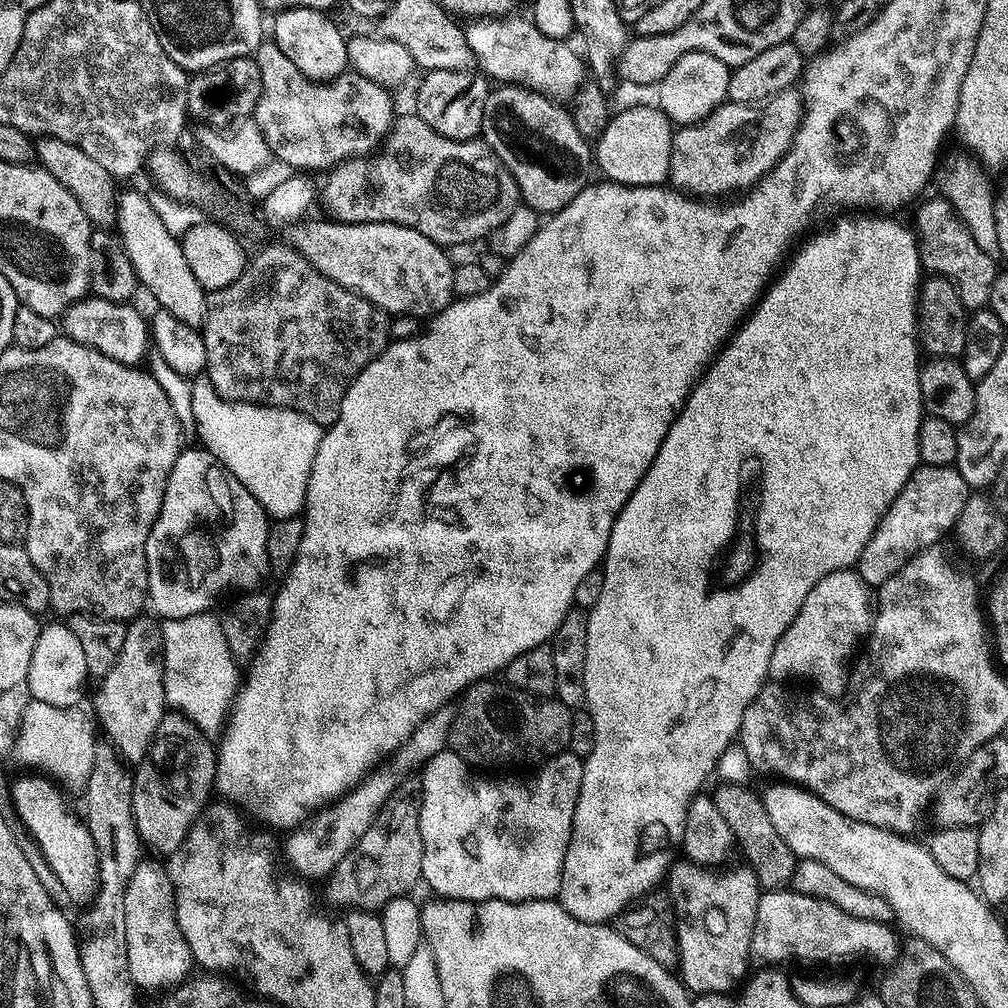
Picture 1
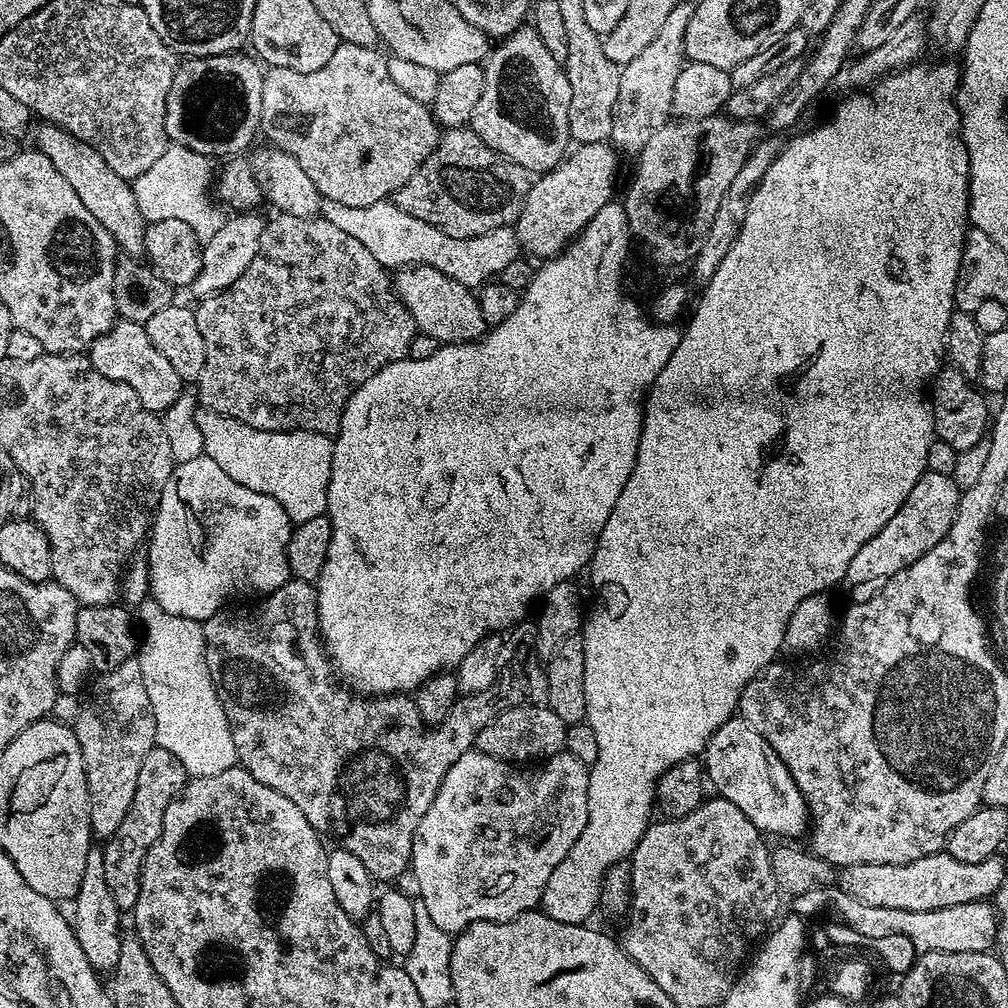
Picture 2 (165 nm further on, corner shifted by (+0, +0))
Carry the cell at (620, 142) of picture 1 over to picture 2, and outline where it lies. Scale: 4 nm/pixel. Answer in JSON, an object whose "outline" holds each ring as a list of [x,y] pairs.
{"outline":[[[609,143],[580,144],[561,160],[559,166],[539,175],[529,185],[514,225],[521,247],[539,258],[551,258],[564,251],[589,224],[590,218],[613,199],[617,157],[617,151]]]}

